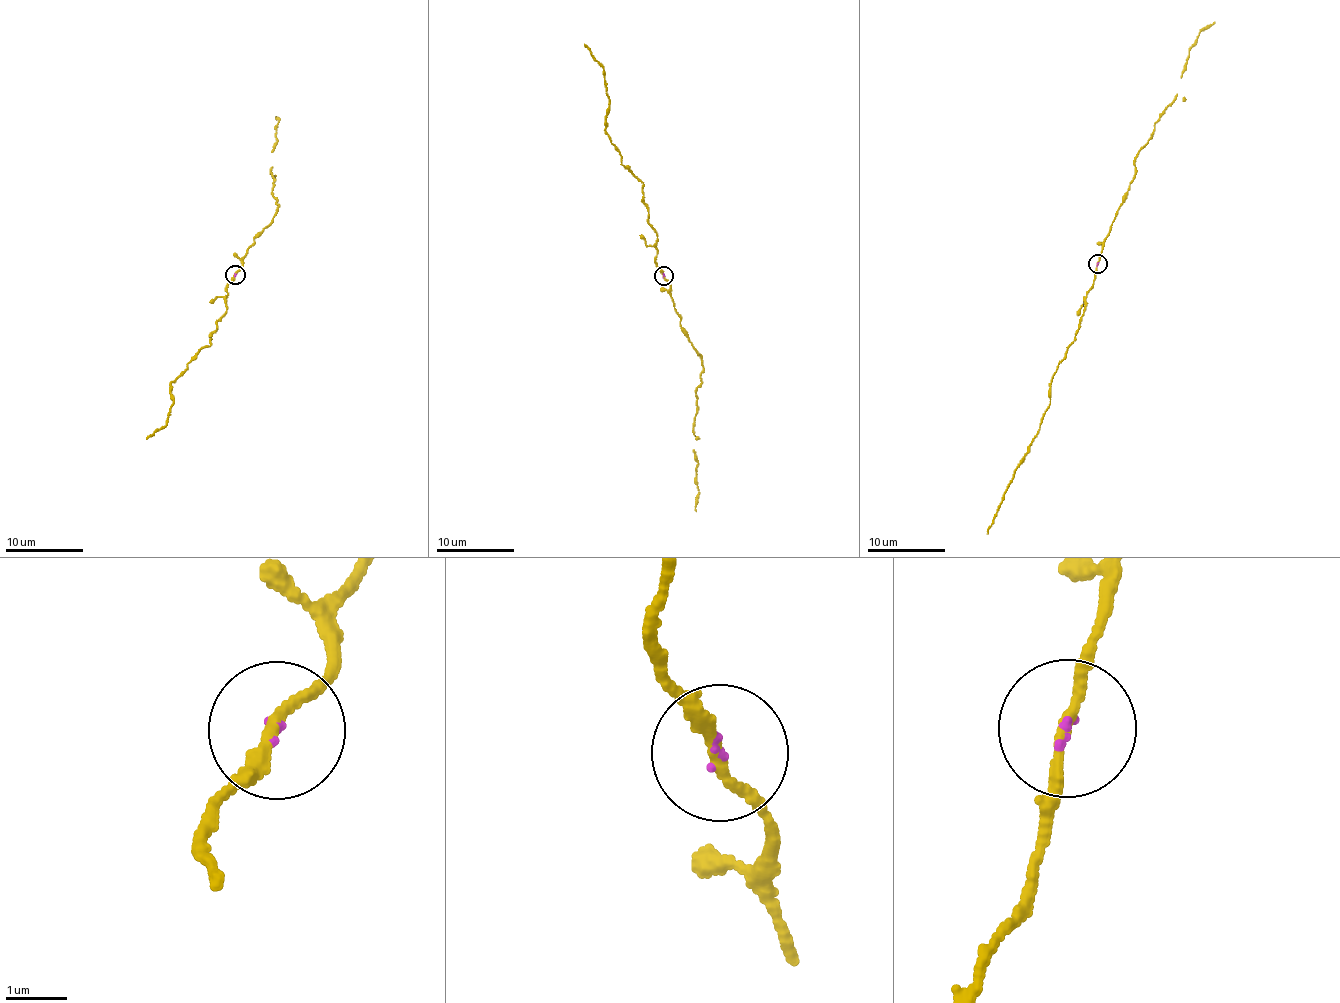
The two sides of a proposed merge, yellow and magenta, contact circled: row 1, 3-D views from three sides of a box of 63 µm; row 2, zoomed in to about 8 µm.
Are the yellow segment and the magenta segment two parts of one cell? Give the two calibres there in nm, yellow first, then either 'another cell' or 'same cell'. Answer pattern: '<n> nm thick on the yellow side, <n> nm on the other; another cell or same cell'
170 nm thick on the yellow side, 70 nm on the other; same cell

